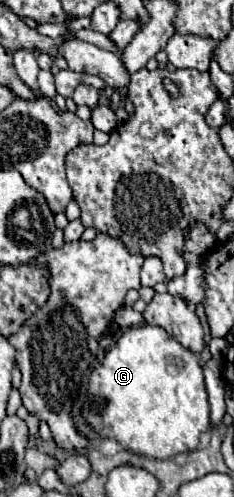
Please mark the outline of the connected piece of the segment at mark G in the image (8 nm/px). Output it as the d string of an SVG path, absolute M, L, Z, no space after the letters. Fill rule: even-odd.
M143 324L129 328L105 354L103 362L91 370L81 416L101 438L111 438L135 454L163 460L181 452L191 452L199 446L201 432L209 430L209 402L199 360L159 326Z

